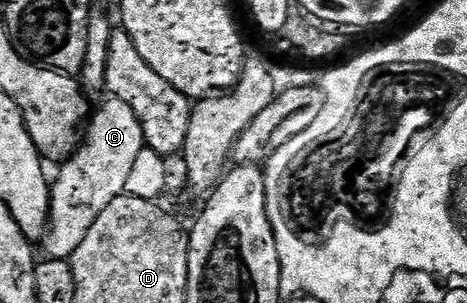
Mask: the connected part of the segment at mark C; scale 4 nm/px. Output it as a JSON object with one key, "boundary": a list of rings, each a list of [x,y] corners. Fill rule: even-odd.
{"boundary":[[[109,97],[96,113],[97,110],[88,122],[83,144],[58,168],[61,170],[57,173],[57,181],[55,177],[51,185],[49,228],[45,231],[43,246],[44,256],[55,261],[72,258],[75,247],[83,243],[95,219],[99,219],[113,200],[123,196],[135,159],[139,151],[147,147],[143,127],[127,103],[118,97]]]}

